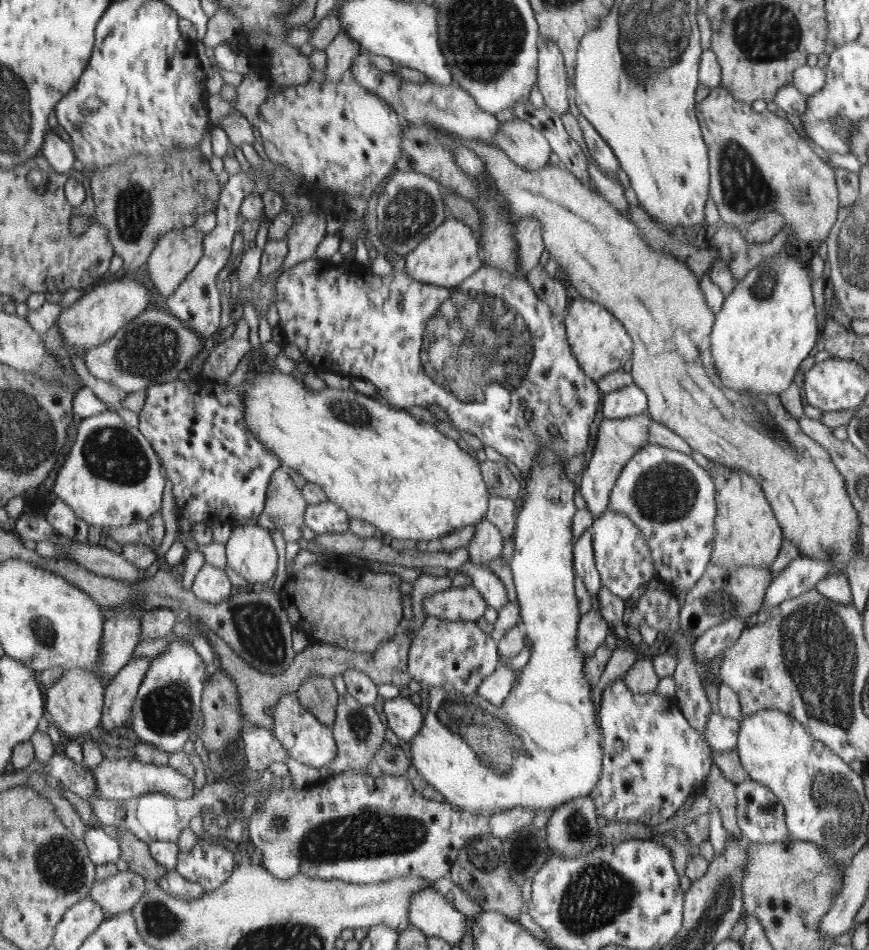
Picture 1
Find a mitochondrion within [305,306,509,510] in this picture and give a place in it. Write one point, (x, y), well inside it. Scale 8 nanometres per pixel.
(351, 414)

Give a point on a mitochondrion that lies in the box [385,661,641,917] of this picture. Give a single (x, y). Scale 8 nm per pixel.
(484, 732)

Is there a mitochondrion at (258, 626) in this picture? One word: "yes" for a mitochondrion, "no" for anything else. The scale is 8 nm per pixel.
yes

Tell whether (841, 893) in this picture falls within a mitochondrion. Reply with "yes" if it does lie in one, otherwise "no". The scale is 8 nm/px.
no

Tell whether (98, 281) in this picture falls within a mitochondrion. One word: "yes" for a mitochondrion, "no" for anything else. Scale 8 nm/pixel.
no

